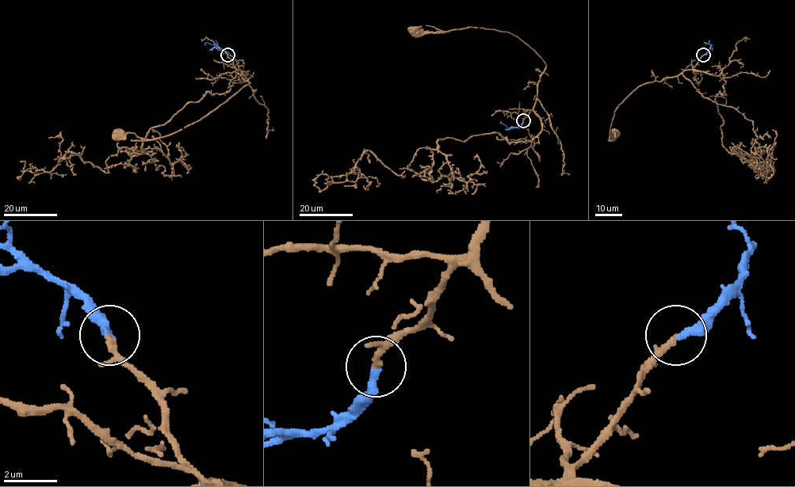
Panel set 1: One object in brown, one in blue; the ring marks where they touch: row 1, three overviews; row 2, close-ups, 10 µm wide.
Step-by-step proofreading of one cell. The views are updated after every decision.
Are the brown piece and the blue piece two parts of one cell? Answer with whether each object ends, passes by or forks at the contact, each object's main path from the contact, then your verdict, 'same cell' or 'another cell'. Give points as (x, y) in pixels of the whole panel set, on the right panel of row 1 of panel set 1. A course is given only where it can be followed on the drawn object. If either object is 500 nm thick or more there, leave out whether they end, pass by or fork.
brown ends; blue ends; course brown (703, 55), (691, 69), (639, 85), (616, 108), (609, 129), (614, 139), (614, 134); course blue (703, 55), (711, 45), (706, 42), (705, 45); same cell

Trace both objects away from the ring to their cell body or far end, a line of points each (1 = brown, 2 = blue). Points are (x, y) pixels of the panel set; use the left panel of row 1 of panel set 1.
1: (227, 55), (250, 82), (215, 108), (182, 129), (153, 139), (119, 134)
2: (227, 55), (215, 45), (207, 42), (204, 45)

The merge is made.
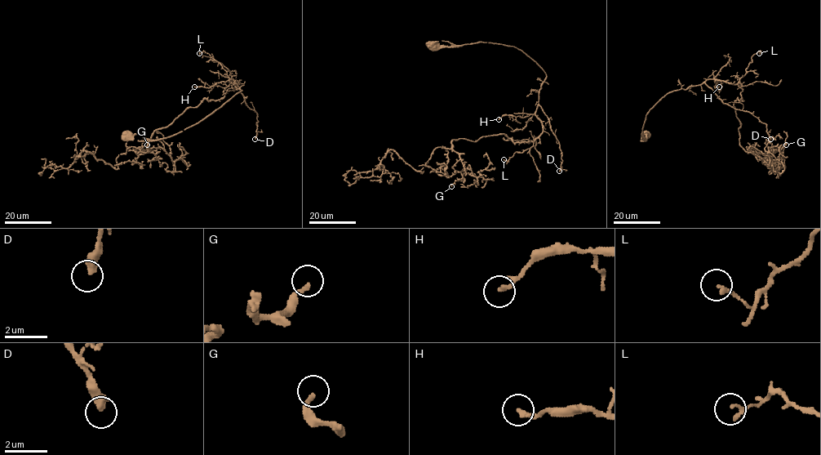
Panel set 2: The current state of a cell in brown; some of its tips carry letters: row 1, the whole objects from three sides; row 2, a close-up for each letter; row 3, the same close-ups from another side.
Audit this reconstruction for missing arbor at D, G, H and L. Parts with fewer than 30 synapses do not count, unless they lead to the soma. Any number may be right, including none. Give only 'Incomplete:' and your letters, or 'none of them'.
Incomplete: G

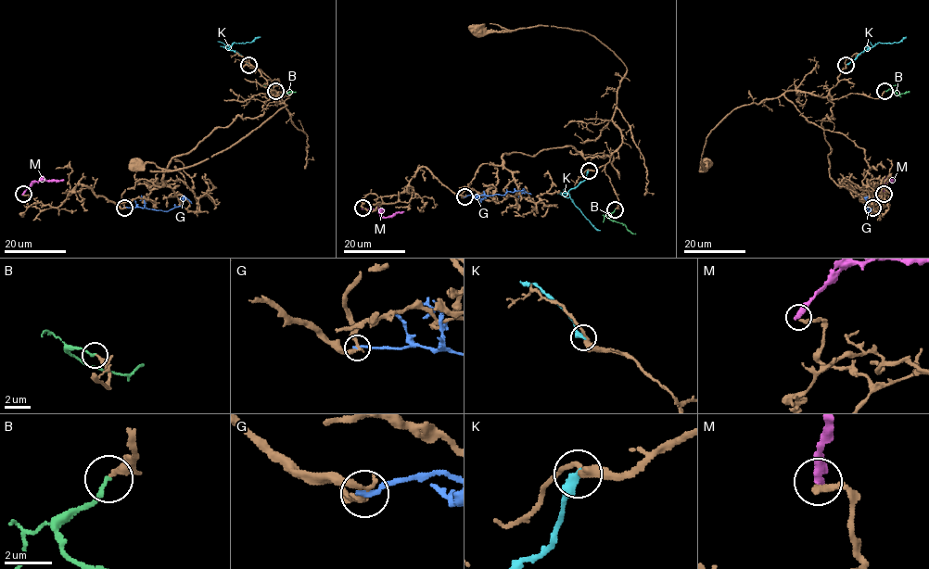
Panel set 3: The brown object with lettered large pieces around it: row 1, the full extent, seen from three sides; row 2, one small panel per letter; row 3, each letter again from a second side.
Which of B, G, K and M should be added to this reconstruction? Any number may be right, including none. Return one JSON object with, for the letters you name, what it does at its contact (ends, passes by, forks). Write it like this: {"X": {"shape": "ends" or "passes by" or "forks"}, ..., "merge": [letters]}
{"B": {"shape": "ends"}, "merge": ["B"]}

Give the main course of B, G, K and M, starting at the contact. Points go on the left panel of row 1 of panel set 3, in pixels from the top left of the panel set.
B: (275, 91), (269, 90), (283, 95), (296, 91)
G: (124, 208), (167, 211), (180, 206), (184, 197), (191, 203)
K: (248, 64), (237, 52), (229, 49), (235, 42), (252, 42), (260, 37)
M: (22, 195), (34, 182), (64, 180)

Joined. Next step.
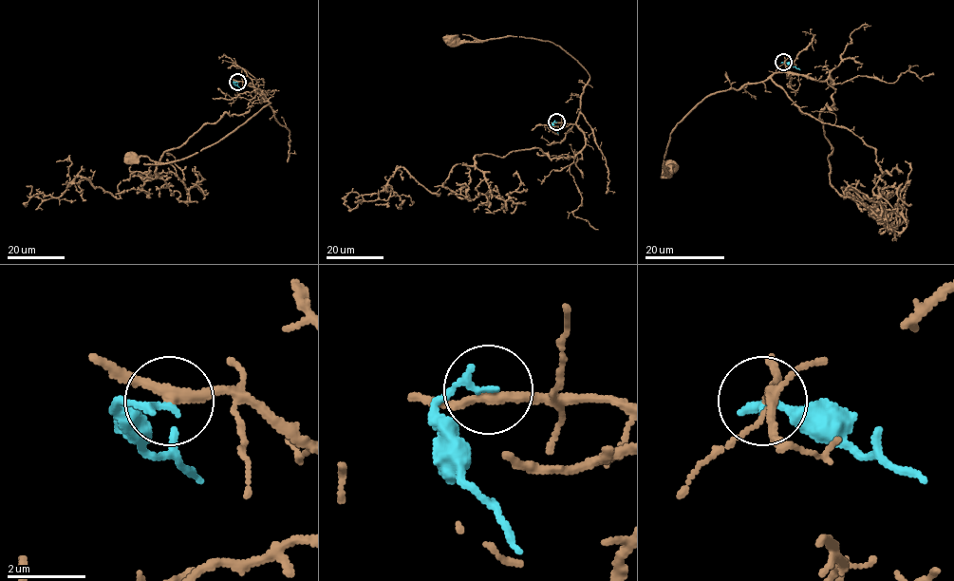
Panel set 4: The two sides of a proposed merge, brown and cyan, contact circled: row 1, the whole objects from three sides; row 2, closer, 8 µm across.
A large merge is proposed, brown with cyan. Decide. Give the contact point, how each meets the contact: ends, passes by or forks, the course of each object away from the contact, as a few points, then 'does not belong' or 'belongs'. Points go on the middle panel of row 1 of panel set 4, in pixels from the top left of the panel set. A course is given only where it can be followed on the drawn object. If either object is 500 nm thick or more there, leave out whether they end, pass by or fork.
place (556, 121); brown passes by; cyan ends; course brown (555, 121), (575, 121), (580, 96), (589, 78), (583, 66), (558, 46), (519, 36), (472, 42), (450, 41); course cyan (555, 121), (552, 126), (558, 134); does not belong

